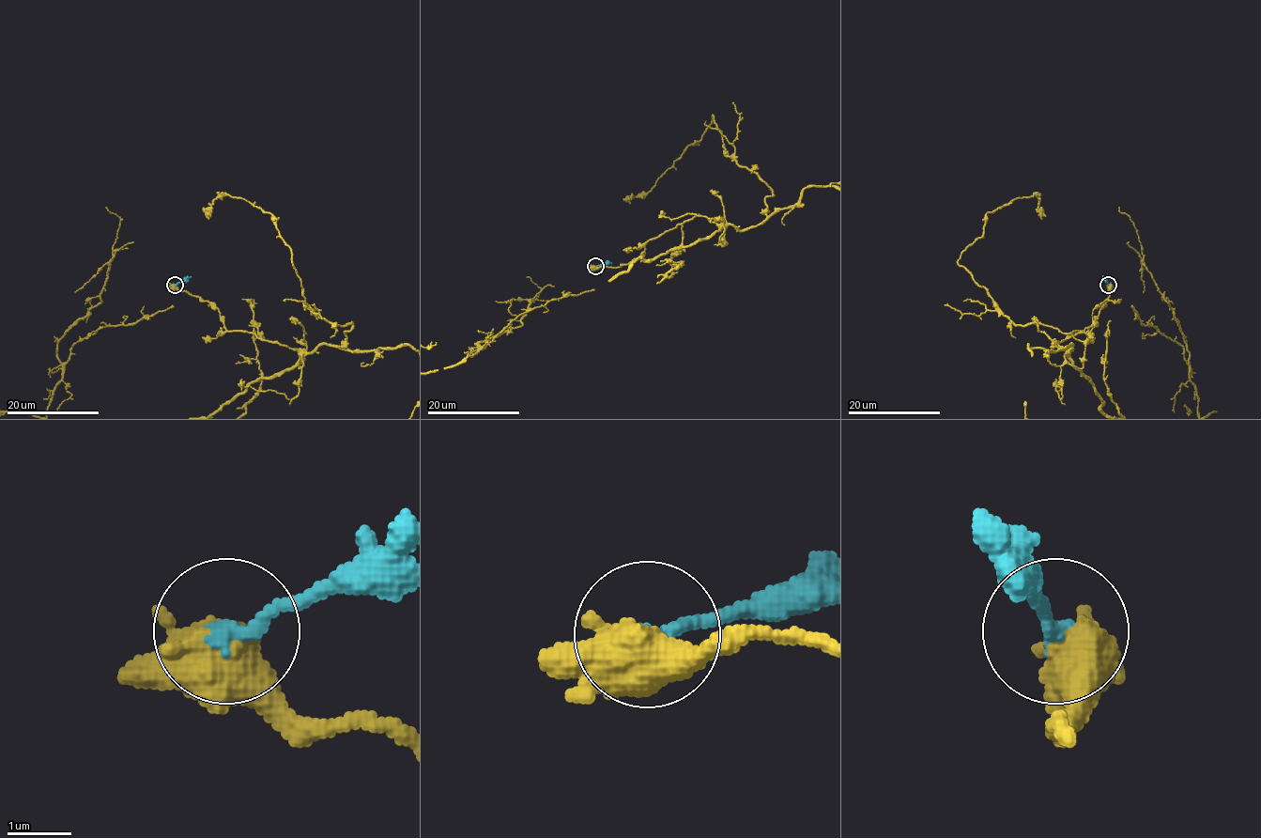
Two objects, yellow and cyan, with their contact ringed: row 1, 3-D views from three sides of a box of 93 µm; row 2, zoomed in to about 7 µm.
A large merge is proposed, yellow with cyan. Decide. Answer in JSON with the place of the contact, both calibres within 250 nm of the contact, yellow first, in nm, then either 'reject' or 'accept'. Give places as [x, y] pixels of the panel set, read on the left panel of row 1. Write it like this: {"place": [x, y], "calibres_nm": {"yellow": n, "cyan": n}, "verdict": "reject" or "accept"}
{"place": [175, 285], "calibres_nm": {"yellow": 460, "cyan": 280}, "verdict": "accept"}

